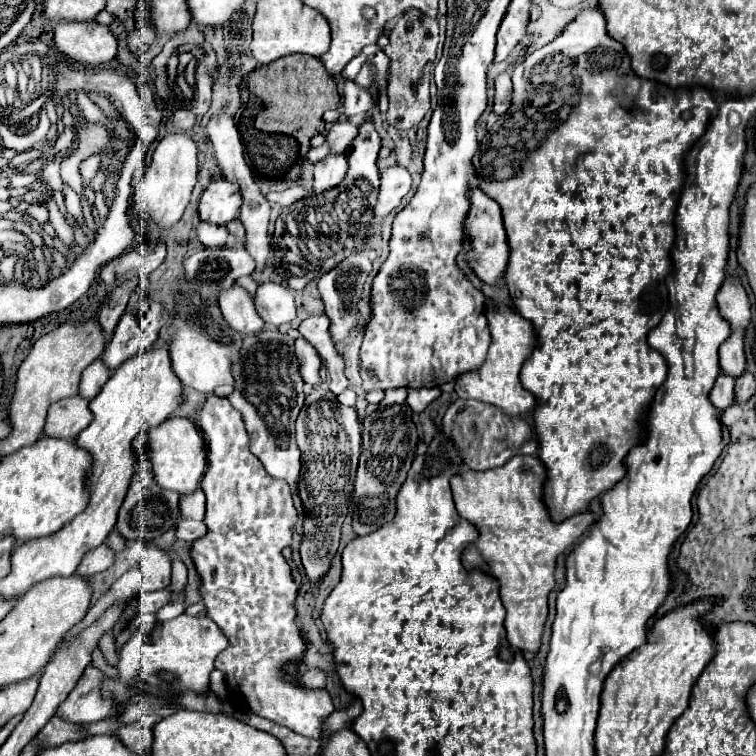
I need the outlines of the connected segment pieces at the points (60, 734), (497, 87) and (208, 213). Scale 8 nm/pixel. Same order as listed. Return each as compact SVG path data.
M52 717L36 739L40 739L44 743L44 749L48 749L48 747L62 745L66 741L78 741L84 737L86 737L86 733L80 731L80 725L62 721L60 717Z
M502 73L494 81L494 105L492 105L492 111L498 113L498 115L506 113L510 109L510 95L512 95L510 75Z
M222 175L214 177L210 185L200 195L198 213L200 219L212 225L226 225L238 215L238 207L242 205L242 197L238 185L228 183Z

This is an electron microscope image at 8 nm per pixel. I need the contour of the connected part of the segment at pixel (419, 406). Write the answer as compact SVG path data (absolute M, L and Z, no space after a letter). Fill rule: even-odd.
M410 389L406 403L410 405L412 411L420 413L424 411L432 401L440 397L440 389Z

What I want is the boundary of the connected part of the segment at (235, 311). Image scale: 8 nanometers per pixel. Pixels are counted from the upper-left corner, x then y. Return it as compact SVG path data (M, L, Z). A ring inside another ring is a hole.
M234 285L228 291L220 291L218 305L226 323L234 331L240 331L244 335L256 335L264 329L264 323L262 319L258 319L258 313L254 311L254 301L246 289Z

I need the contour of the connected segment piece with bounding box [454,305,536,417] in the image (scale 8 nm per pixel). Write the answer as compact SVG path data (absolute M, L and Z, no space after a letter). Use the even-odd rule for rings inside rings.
M492 305L488 311L488 325L490 325L492 339L490 339L486 363L476 371L460 375L454 383L454 391L458 393L458 397L464 397L464 399L488 401L512 417L522 415L526 411L532 411L532 407L536 405L536 399L532 393L528 393L522 387L520 377L518 377L522 363L526 361L526 357L534 349L532 323L506 305L498 305L498 307Z

